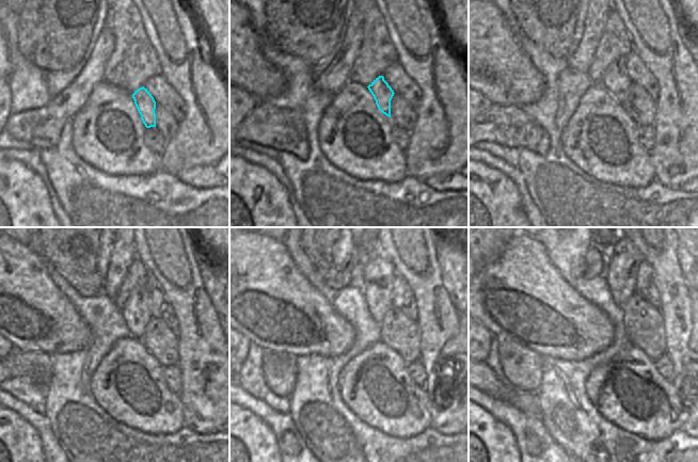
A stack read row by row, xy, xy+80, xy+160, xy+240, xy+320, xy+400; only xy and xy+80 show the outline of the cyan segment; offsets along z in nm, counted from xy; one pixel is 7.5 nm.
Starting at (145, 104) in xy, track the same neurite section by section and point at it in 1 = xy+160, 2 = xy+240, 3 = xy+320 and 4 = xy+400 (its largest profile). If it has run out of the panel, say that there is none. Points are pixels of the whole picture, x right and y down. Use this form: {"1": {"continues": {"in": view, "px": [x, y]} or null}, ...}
{"1": {"continues": {"in": "xy+160", "px": [616, 80]}}, "2": {"continues": {"in": "xy+240", "px": [137, 313]}}, "3": {"continues": {"in": "xy+320", "px": [378, 290]}}, "4": {"continues": {"in": "xy+400", "px": [621, 289]}}}

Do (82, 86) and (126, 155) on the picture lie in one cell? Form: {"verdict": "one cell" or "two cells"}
{"verdict": "two cells"}

